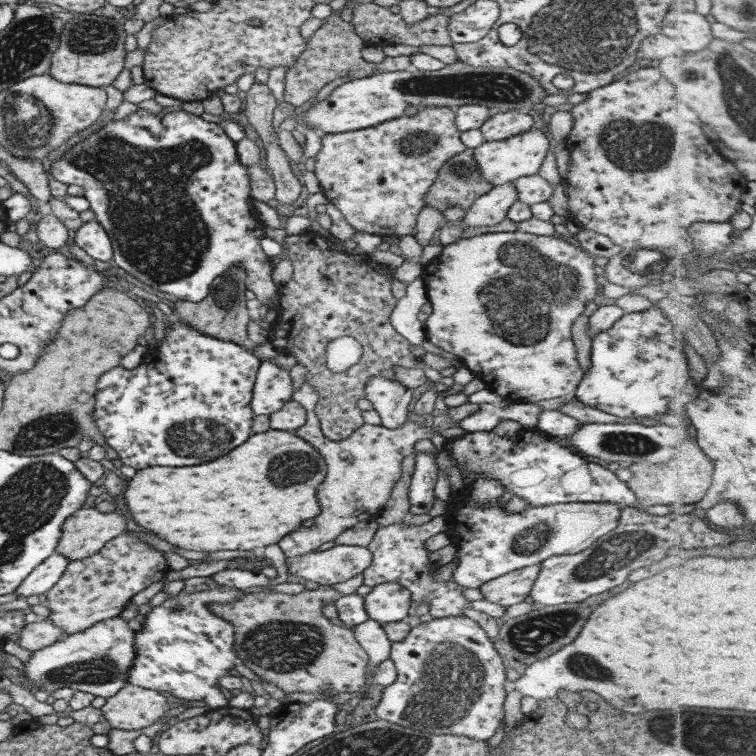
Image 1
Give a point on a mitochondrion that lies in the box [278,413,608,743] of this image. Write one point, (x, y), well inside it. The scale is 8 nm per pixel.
(453, 680)

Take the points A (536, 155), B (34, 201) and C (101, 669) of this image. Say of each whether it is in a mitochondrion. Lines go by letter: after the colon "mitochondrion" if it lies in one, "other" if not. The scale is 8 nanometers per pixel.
A: other
B: other
C: mitochondrion

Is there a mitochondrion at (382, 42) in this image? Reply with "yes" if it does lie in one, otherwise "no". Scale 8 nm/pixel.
no

